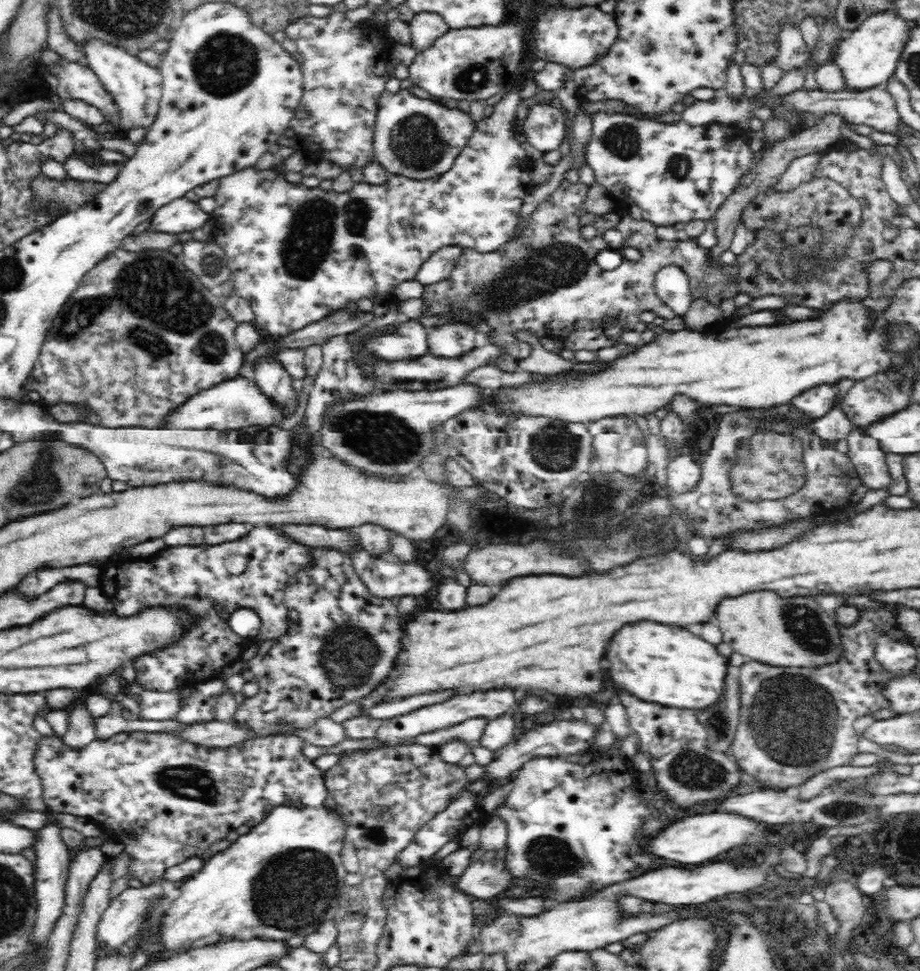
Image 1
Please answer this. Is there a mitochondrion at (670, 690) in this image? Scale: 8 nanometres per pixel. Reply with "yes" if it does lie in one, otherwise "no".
no

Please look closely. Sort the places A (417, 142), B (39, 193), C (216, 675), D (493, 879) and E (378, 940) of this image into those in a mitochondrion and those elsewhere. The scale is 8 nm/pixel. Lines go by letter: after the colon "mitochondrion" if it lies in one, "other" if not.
A: mitochondrion
B: other
C: other
D: mitochondrion
E: other

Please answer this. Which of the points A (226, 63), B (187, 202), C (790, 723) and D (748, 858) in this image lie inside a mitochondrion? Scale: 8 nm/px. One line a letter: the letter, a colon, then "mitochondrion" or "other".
A: mitochondrion
B: other
C: mitochondrion
D: other

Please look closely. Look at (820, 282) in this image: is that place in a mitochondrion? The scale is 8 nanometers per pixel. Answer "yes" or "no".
yes

